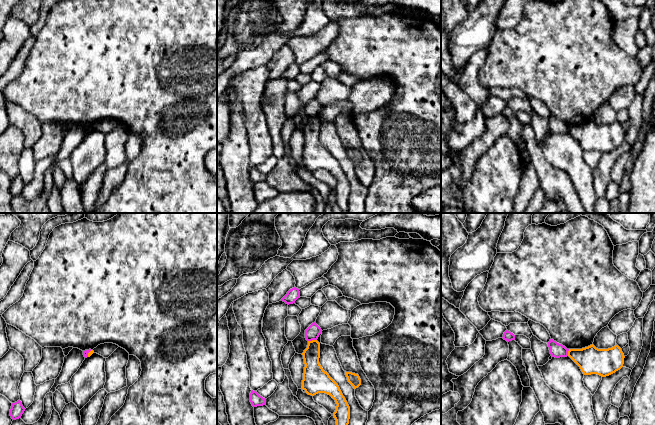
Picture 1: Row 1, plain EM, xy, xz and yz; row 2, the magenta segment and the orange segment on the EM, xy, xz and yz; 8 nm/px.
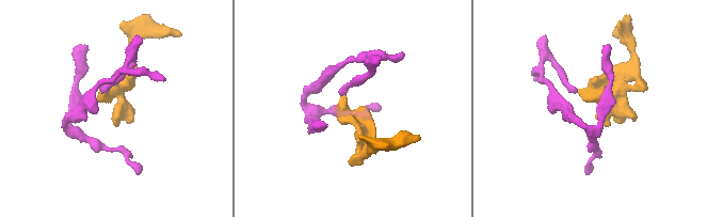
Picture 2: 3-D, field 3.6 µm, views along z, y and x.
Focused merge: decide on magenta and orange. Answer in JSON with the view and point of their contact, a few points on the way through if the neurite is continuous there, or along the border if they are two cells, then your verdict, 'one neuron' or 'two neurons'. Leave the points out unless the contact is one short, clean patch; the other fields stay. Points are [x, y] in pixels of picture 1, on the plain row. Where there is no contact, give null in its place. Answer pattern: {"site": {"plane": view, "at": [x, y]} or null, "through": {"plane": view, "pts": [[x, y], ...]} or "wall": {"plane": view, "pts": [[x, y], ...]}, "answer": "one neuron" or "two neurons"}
{"site": {"plane": "xz", "at": [312, 115]}, "wall": {"plane": "xz", "pts": [[316, 115], [308, 117]]}, "answer": "two neurons"}

